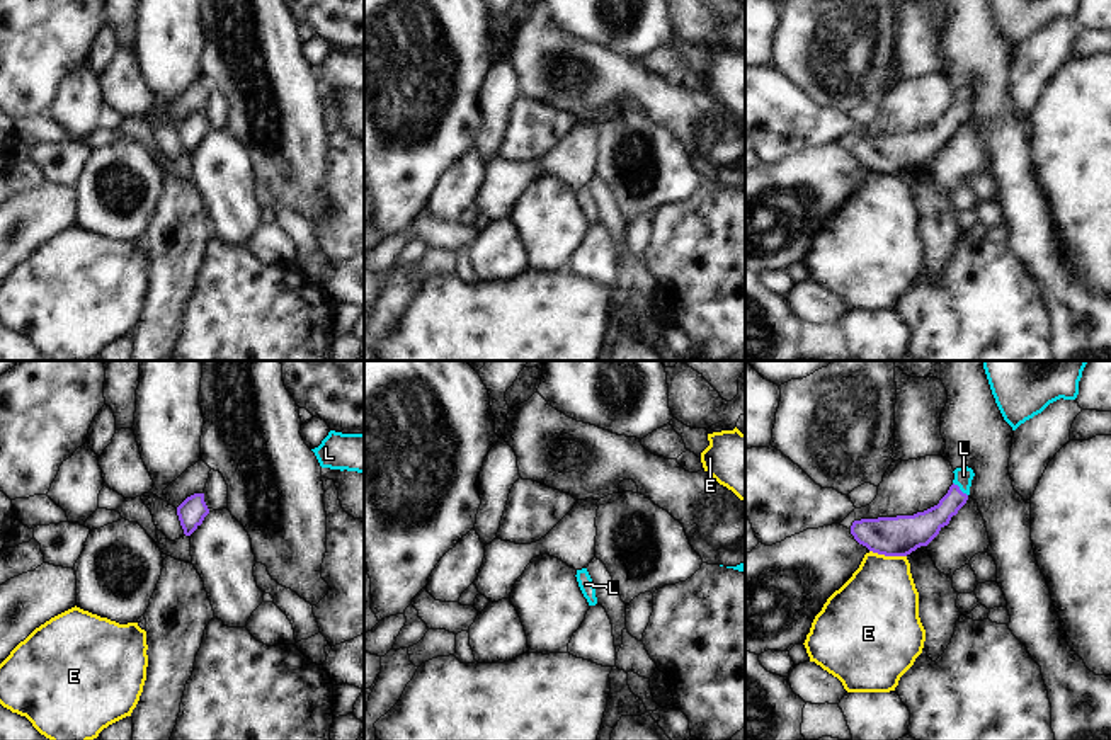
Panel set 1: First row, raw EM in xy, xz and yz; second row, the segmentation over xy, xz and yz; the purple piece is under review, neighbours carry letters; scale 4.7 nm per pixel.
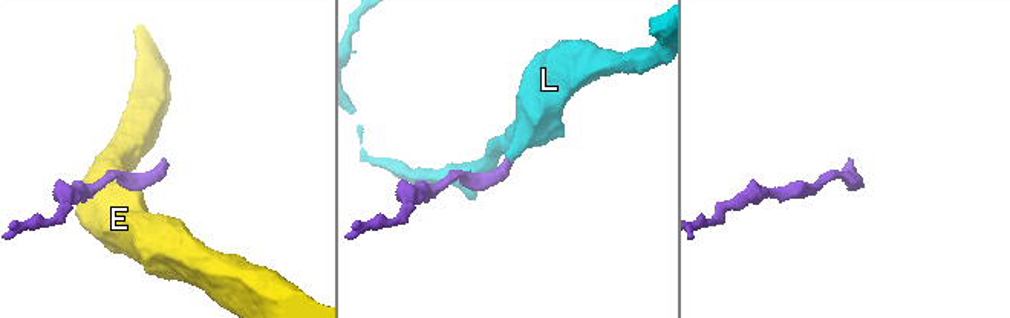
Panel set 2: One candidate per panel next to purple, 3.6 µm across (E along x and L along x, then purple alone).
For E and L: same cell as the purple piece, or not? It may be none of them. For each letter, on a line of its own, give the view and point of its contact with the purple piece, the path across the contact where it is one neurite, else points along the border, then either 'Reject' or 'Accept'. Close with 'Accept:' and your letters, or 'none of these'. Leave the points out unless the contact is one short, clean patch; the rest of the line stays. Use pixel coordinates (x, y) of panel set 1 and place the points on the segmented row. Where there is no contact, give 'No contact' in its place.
E: Touches purple at yz (888, 555). Boundary: yz (870, 550), (880, 555), (905, 557). Reject
L: Touches purple at yz (958, 489). Path across: yz (922, 528), (958, 489), (963, 475). Accept
Accept: L

